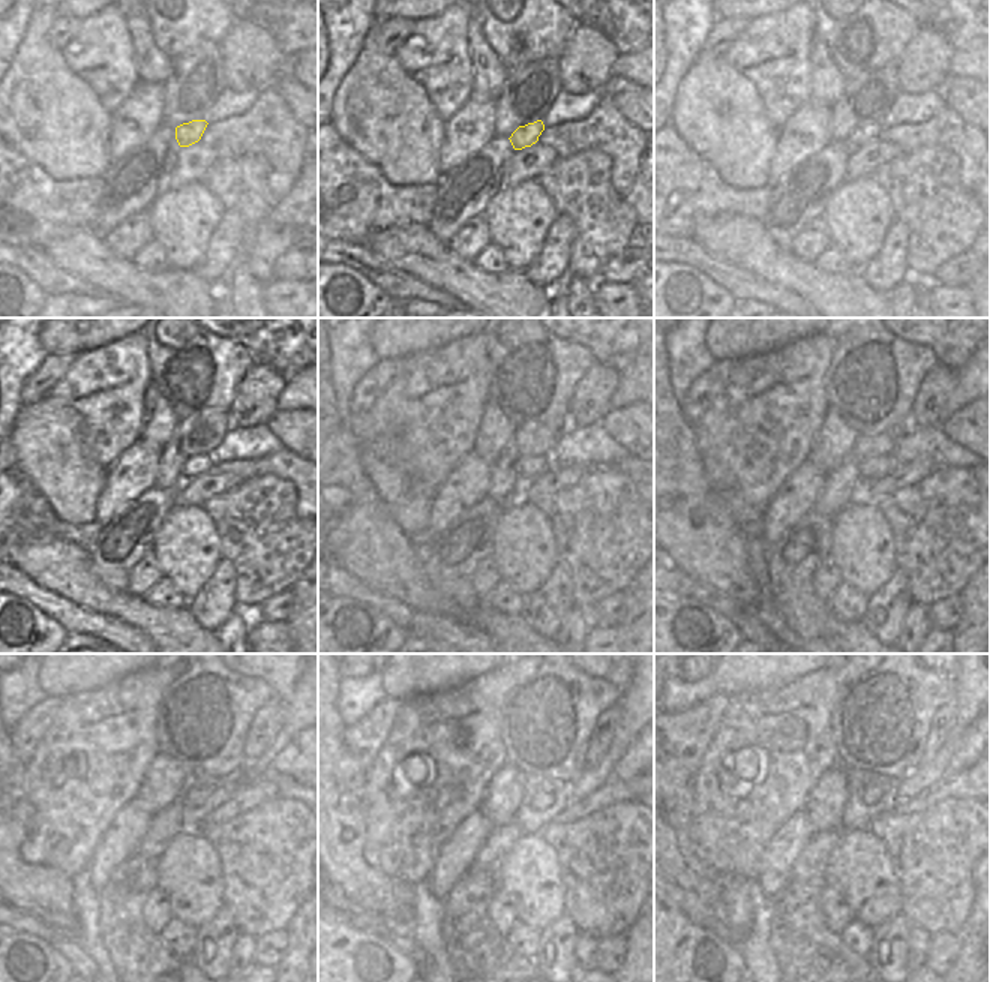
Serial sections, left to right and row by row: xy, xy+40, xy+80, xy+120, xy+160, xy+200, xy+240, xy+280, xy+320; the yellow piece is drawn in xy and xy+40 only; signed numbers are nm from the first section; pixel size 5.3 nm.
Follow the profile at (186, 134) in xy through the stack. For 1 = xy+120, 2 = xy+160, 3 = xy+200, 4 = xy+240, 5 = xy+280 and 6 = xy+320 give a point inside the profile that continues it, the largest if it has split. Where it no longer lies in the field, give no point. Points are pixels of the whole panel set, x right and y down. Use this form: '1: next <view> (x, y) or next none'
1: next xy+120 (197, 465)
2: next xy+160 (533, 467)
3: next xy+200 (870, 468)
4: next xy+240 (194, 798)
5: next xy+280 (539, 801)
6: next xy+320 (872, 795)

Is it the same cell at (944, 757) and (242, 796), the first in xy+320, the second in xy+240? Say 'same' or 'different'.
different

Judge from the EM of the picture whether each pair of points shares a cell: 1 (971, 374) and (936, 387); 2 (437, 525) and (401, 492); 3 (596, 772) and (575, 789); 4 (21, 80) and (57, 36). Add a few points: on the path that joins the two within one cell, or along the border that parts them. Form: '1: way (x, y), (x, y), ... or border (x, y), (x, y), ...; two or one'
1: border (956, 372), (956, 387), (939, 411); two
2: border (432, 496), (426, 529); two
3: way (591, 777), (579, 787); one
4: border (59, 15), (50, 29), (50, 42), (60, 51); two

